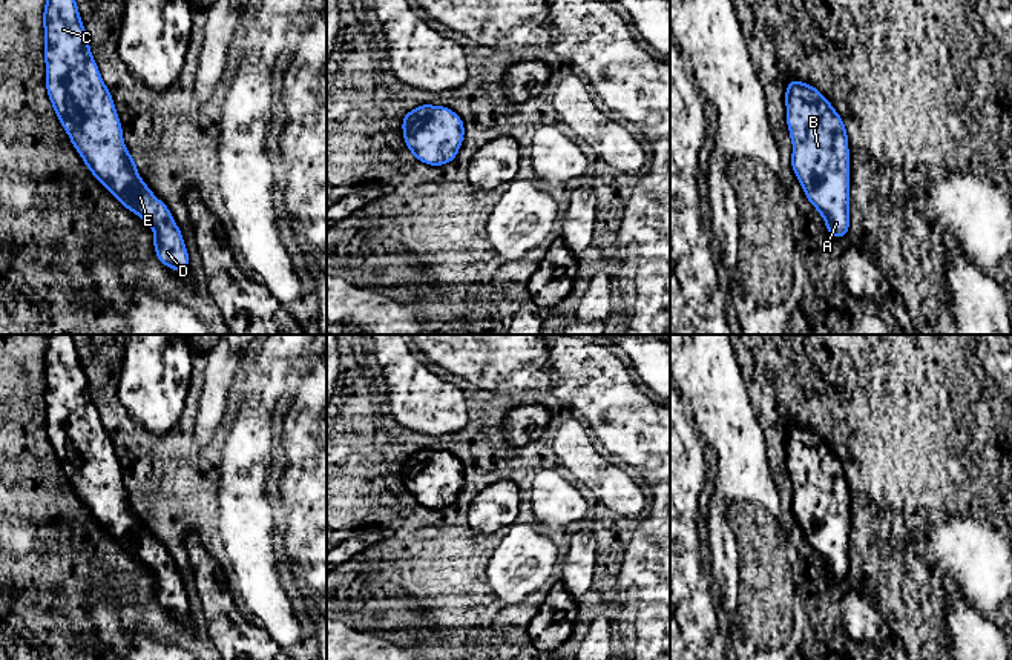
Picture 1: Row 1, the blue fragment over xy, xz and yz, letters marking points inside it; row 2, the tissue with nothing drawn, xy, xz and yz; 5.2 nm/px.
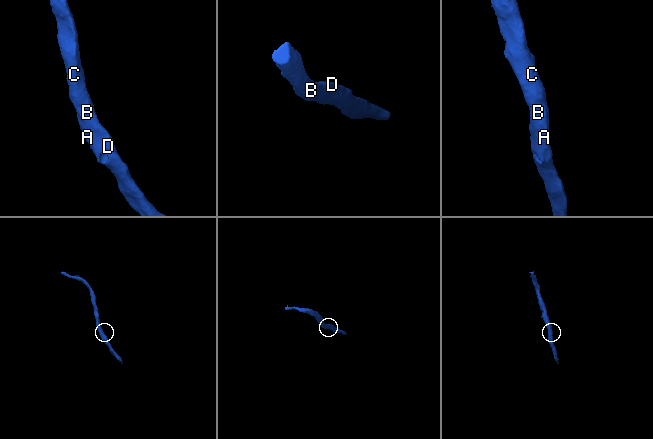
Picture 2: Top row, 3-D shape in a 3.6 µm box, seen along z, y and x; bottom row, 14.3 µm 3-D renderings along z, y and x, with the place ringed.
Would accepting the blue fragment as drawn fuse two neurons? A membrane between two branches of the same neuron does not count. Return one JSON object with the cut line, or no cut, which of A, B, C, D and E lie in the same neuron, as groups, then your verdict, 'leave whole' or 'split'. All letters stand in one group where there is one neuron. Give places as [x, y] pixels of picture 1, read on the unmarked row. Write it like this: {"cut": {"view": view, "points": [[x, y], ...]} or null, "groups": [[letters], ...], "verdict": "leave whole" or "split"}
{"cut": null, "groups": [["A", "B", "C", "D", "E"]], "verdict": "leave whole"}

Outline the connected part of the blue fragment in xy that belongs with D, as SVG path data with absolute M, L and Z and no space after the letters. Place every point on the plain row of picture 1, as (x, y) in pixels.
M48 335L43 370L48 439L60 467L71 480L72 490L94 520L120 543L126 554L133 554L153 573L153 589L159 606L176 615L186 615L190 602L181 574L167 549L140 522L133 500L124 490L123 471L112 439L103 427L90 398L89 381L81 367L72 335Z

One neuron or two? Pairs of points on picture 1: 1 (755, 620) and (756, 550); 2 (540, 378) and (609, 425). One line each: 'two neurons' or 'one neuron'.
1: one neuron
2: one neuron

